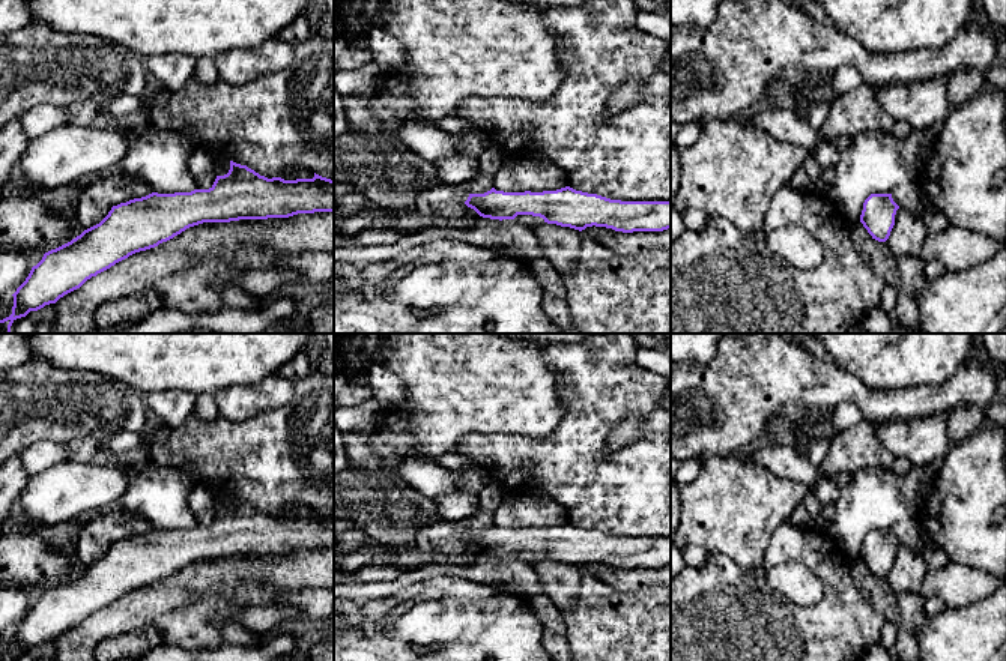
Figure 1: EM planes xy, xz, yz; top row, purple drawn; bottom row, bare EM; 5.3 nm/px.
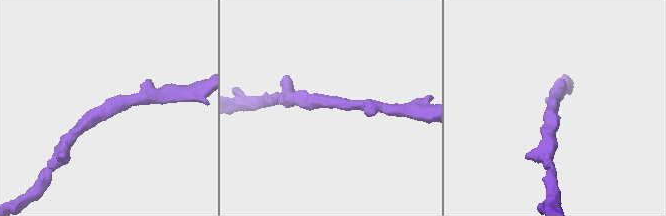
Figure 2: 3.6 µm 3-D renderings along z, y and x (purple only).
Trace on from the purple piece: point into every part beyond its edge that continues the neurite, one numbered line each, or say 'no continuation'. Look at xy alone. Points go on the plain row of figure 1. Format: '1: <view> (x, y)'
1: xy (221, 502)

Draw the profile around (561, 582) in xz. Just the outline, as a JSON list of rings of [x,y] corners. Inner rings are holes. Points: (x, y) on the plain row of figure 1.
[[[541,560],[532,565],[543,593],[559,608],[568,608],[579,595],[582,586],[582,572],[579,566],[561,563],[556,560]]]

